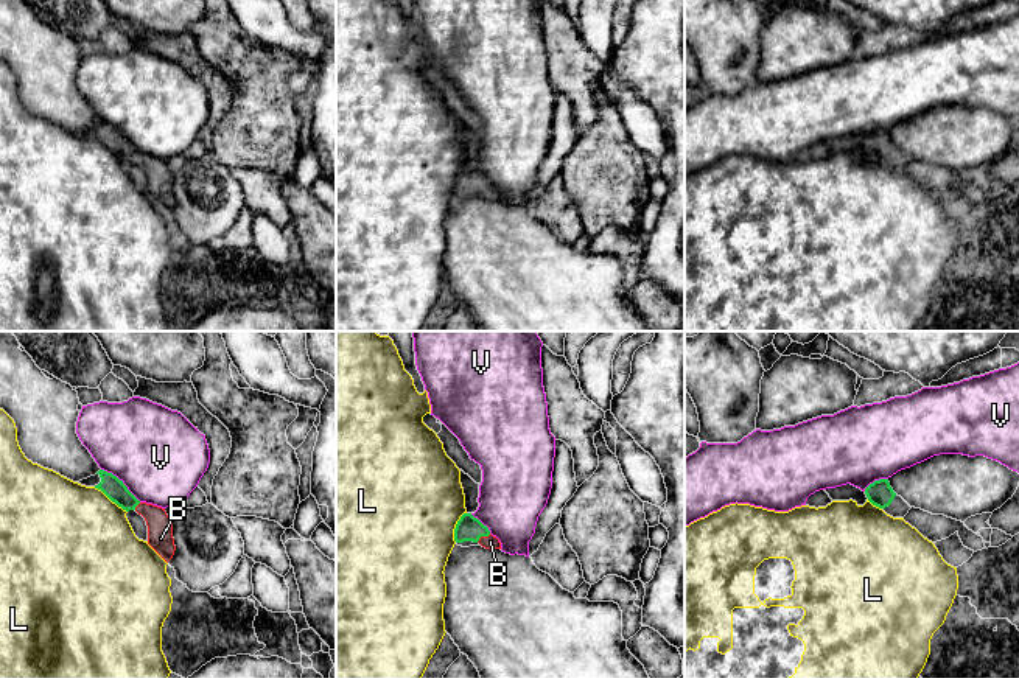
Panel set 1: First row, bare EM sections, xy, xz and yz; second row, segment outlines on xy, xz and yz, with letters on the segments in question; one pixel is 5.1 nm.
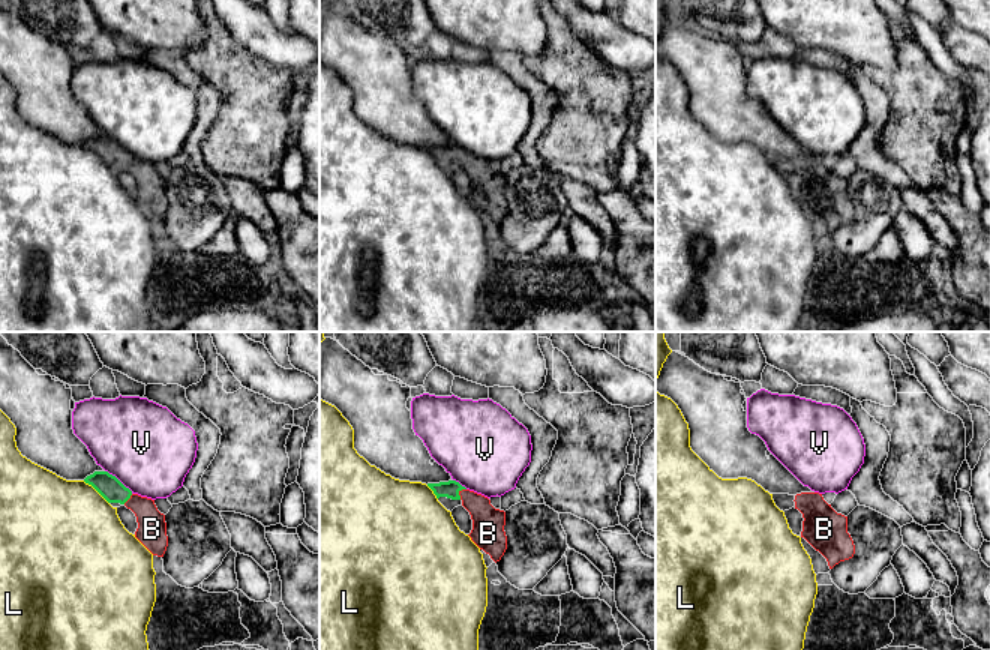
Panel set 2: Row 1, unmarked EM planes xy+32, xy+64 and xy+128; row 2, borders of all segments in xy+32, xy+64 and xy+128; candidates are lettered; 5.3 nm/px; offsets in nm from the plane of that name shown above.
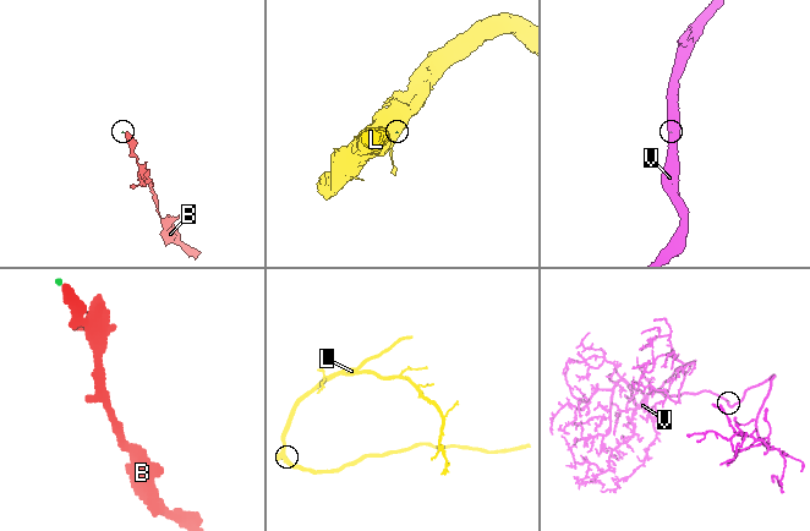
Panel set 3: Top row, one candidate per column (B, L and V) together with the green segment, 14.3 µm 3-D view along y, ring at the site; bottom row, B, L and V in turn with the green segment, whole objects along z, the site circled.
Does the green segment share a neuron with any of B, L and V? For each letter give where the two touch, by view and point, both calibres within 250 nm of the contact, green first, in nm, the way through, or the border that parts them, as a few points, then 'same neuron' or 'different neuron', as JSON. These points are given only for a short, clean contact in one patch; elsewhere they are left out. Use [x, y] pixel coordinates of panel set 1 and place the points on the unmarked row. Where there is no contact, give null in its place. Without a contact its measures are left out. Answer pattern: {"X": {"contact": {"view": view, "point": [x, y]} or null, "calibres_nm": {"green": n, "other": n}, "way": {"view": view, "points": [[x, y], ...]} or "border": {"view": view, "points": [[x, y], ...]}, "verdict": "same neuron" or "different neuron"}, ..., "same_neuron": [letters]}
{"B": {"contact": {"view": "xz", "point": [483, 187]}, "calibres_nm": {"green": 130, "other": 70}, "way": {"view": "xz", "points": [[469, 179], [483, 187], [490, 193]]}, "verdict": "same neuron"}, "L": {"contact": {"view": "xy", "point": [111, 151]}, "calibres_nm": {"green": 110, "other": 500}, "border": {"view": "xy", "points": [[94, 139], [100, 140], [126, 164]]}, "verdict": "different neuron"}, "V": {"contact": {"view": "xy", "point": [122, 134]}, "calibres_nm": {"green": 110, "other": 460}, "border": {"view": "xy", "points": [[101, 120], [112, 125], [140, 153]]}, "verdict": "different neuron"}, "same_neuron": ["B"]}

